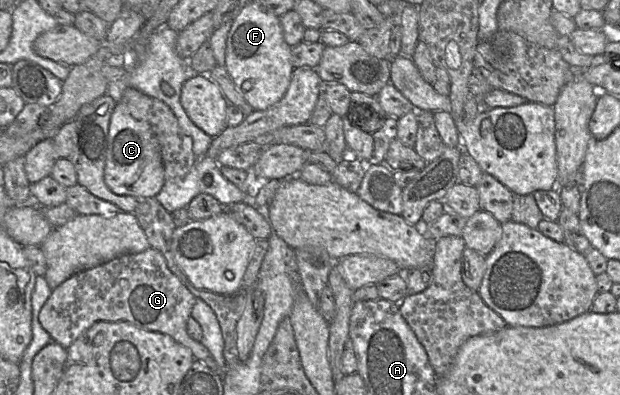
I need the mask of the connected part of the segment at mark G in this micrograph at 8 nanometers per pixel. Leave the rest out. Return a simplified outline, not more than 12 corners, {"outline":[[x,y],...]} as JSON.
{"outline":[[149,247],[73,274],[39,322],[65,349],[98,321],[187,332],[197,298]]}

